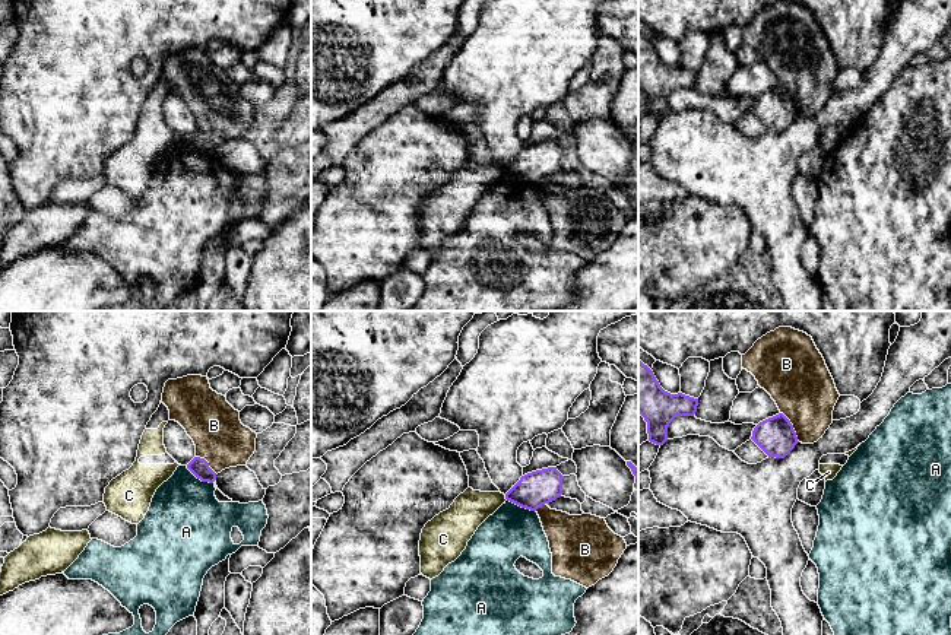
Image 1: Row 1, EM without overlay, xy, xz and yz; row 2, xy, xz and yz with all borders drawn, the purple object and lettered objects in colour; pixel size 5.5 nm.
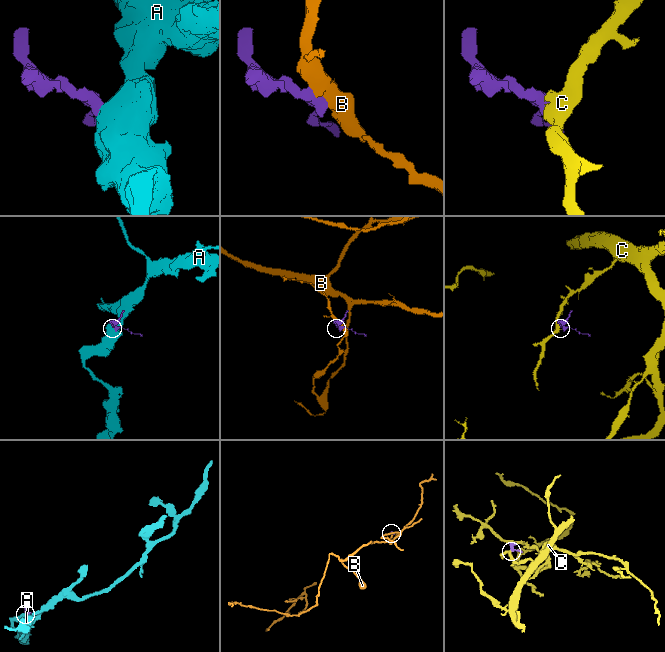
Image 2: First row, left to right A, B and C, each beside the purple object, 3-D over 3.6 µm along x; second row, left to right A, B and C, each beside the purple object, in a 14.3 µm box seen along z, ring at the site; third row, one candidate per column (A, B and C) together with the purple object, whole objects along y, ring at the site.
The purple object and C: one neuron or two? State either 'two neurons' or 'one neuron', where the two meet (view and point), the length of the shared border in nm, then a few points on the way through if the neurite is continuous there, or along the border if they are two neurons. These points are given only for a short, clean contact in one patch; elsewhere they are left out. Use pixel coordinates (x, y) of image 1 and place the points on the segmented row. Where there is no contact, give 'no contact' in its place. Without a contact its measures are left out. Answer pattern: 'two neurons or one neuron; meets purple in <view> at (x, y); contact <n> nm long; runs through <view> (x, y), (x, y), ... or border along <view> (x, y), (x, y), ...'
two neurons; meets purple in xz at (506, 498); contact 40 nm long; border along xz (504, 495), (507, 499)

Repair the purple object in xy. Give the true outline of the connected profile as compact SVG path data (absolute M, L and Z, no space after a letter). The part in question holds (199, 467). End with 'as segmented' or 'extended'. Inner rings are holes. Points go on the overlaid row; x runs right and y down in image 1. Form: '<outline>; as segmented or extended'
M194 457L187 469L202 482L213 483L216 480L216 473L209 467L209 463L205 458Z; as segmented

